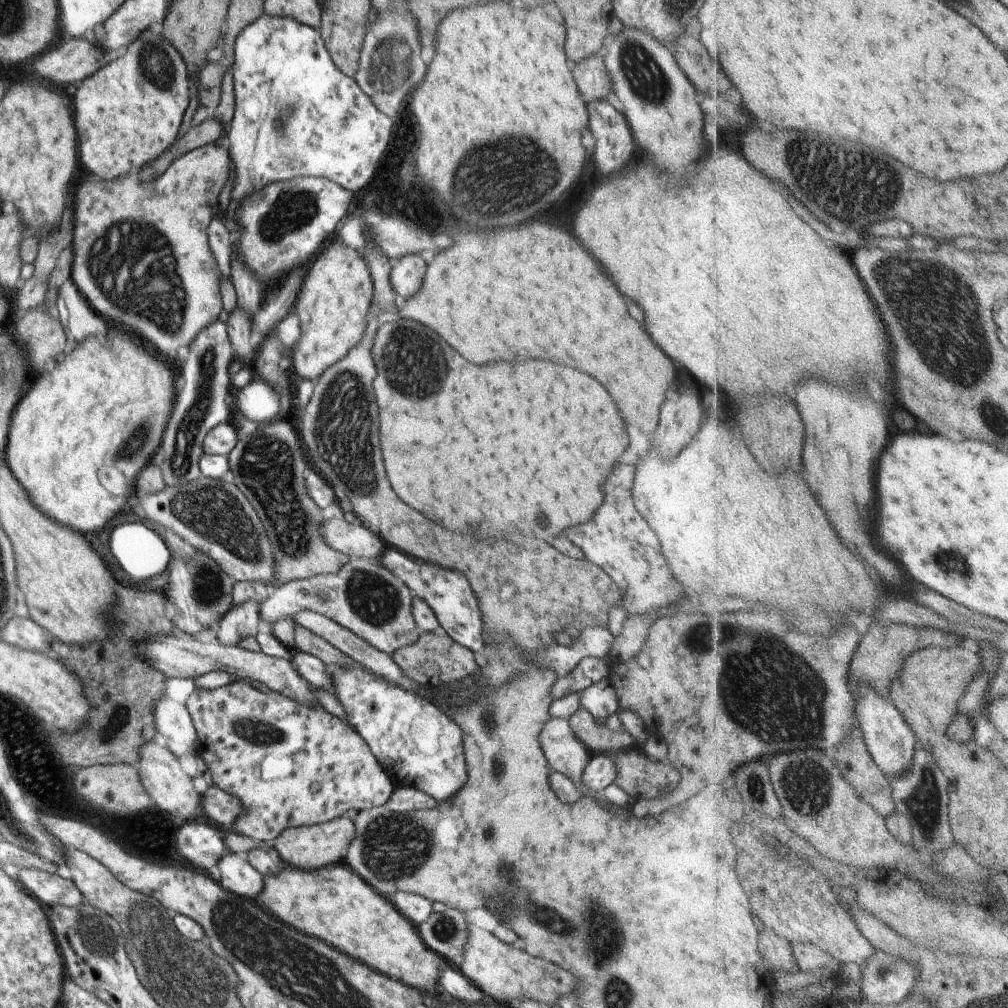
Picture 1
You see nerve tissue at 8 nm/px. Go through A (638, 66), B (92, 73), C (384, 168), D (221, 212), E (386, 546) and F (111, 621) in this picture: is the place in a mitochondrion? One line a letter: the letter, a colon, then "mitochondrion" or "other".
A: mitochondrion
B: other
C: other
D: other
E: other
F: other

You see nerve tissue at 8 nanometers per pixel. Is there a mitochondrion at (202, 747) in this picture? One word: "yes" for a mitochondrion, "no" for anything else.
no

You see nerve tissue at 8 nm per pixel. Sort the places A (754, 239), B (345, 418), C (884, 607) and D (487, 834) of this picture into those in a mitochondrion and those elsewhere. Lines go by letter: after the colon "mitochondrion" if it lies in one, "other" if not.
A: other
B: mitochondrion
C: other
D: mitochondrion

